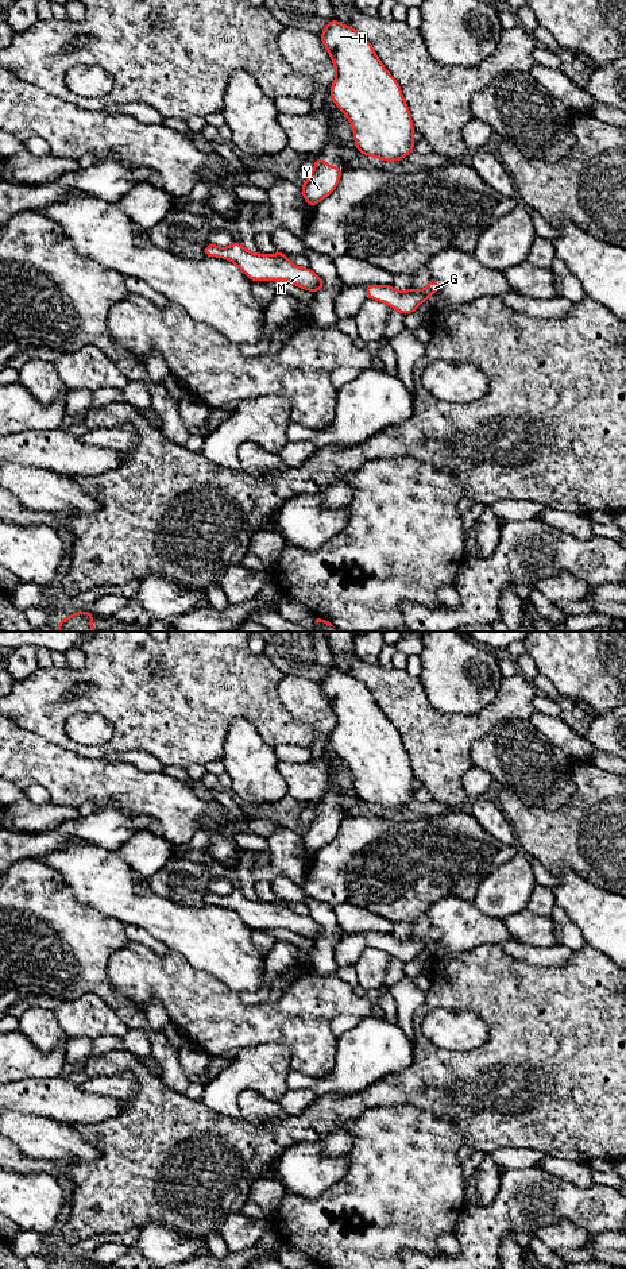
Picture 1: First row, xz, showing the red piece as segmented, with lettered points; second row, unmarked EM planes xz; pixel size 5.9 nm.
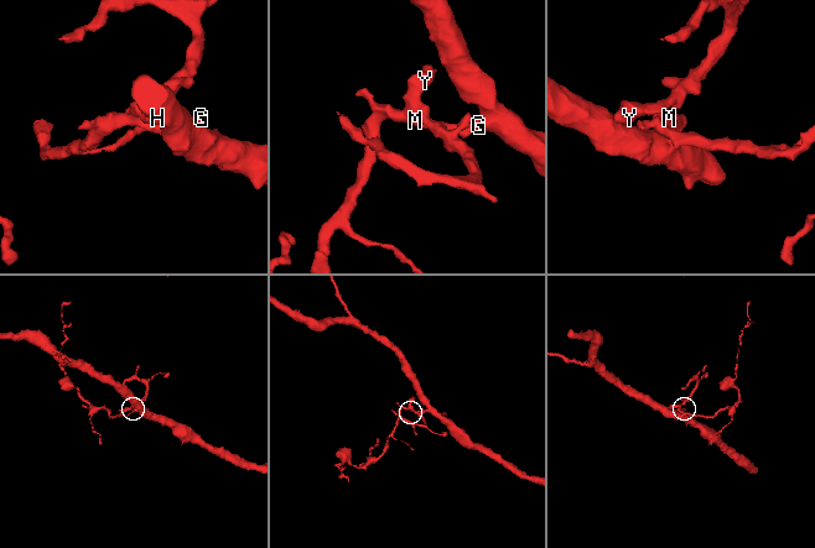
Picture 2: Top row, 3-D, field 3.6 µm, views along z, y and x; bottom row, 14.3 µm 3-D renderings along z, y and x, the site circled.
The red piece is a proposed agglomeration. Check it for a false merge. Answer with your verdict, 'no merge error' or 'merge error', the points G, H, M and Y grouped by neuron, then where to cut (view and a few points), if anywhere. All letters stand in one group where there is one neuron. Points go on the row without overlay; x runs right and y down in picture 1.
merge error; groups G H M / Y; cut xz (273, 903), (286, 909)

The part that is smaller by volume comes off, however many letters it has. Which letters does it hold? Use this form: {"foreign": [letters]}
{"foreign": ["Y"]}

